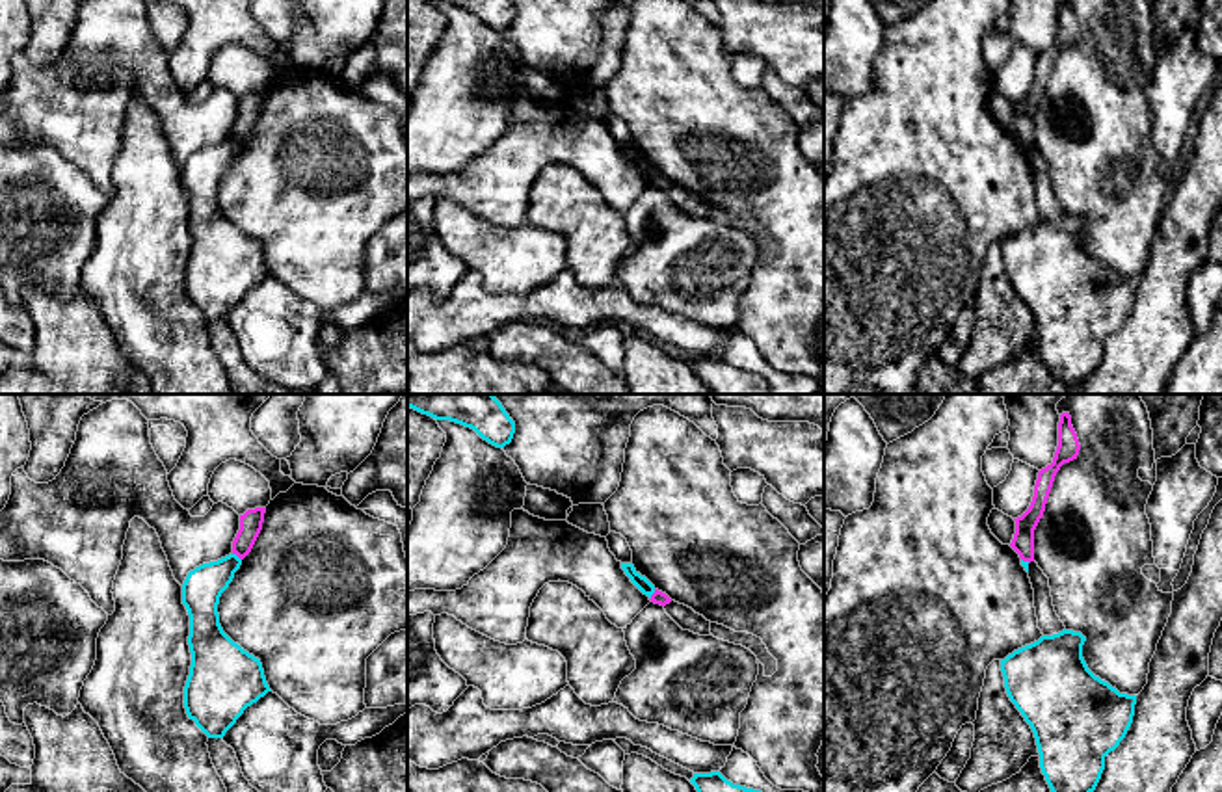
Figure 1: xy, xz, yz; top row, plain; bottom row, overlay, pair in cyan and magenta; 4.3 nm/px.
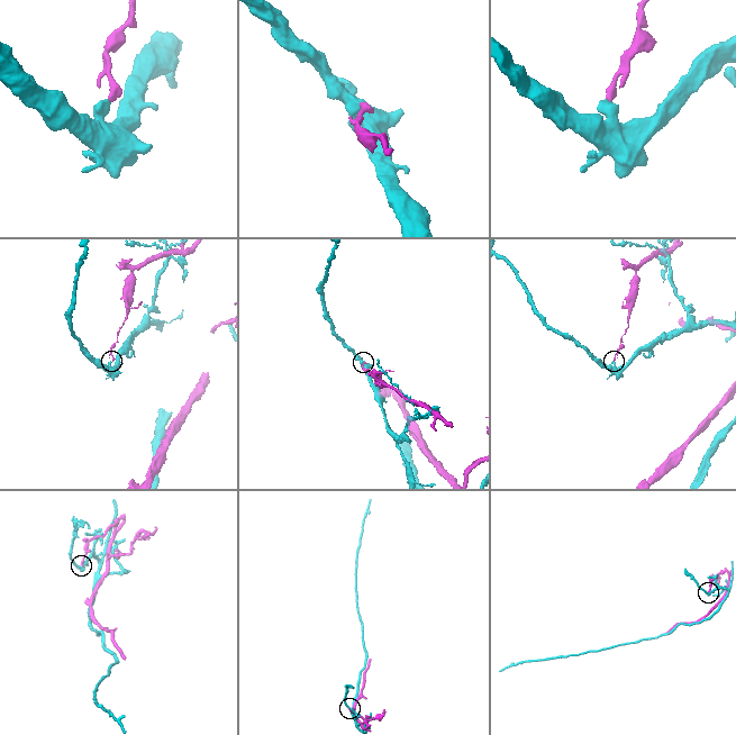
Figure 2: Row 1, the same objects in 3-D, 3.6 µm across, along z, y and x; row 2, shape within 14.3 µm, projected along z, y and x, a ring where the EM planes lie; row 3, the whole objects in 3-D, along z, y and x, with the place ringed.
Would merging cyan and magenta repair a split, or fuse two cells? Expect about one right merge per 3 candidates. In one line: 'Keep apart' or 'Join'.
Keep apart

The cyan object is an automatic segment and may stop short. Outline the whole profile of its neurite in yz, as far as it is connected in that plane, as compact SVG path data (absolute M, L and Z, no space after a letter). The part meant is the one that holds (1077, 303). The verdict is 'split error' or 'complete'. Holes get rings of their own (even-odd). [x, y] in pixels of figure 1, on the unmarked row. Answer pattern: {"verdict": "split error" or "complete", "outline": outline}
{"verdict": "complete", "outline": "M1064 212L1001 244L1006 277L1034 316L1042 357L1051 376L1069 389L1096 374L1105 340L1125 322L1136 288L1136 279L1120 277L1088 253L1084 225L1081 216Z"}

